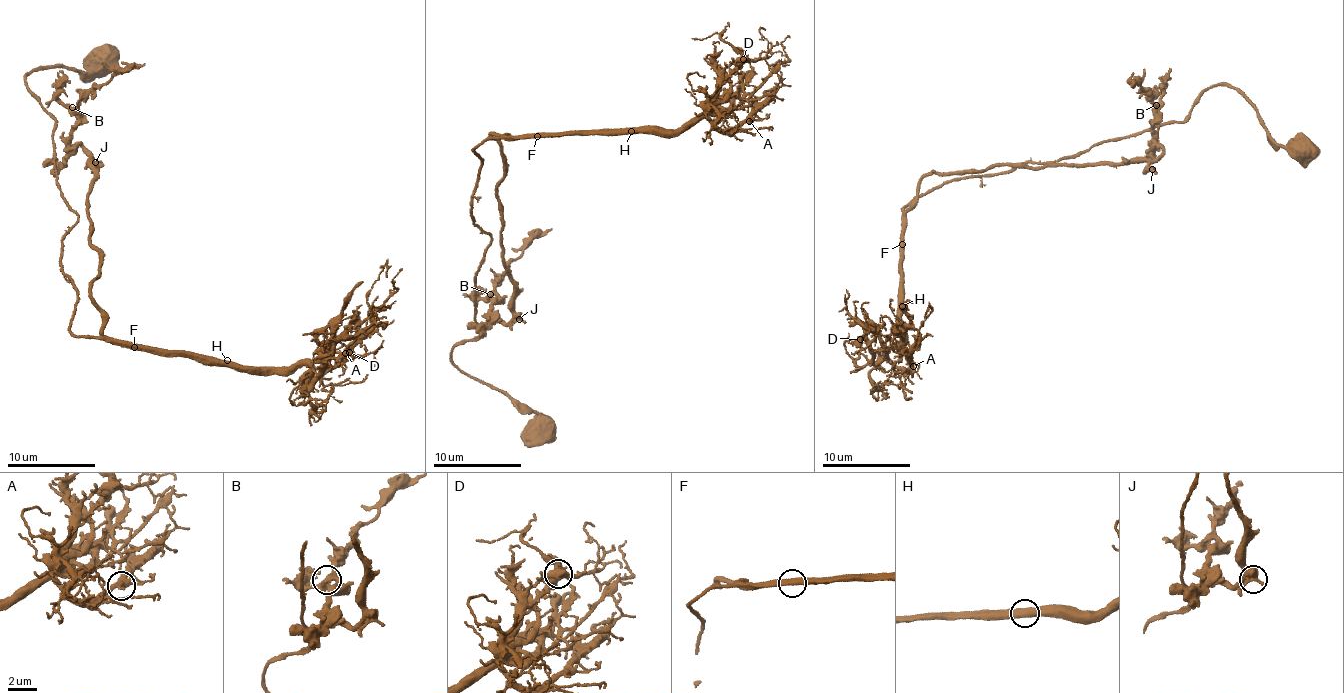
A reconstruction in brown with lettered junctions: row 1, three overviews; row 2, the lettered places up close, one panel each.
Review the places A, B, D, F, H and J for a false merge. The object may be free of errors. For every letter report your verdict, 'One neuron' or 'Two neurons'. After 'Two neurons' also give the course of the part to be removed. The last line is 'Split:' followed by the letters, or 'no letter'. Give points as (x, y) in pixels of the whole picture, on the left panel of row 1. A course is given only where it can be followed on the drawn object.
A: One neuron
B: One neuron
D: One neuron
F: One neuron
H: One neuron
J: One neuron
Split: no letter

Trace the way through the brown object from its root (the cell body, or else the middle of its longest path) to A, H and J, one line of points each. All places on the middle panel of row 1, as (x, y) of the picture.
A: (542, 430), (451, 362), (478, 336), (491, 241), (474, 149), (684, 129), (710, 107), (725, 130), (749, 121)
H: (542, 430), (451, 362), (478, 336), (474, 274), (491, 241), (471, 215), (474, 150), (631, 131)
J: (542, 430), (451, 362), (478, 336), (491, 234), (471, 215), (474, 150), (504, 136), (492, 132), (519, 319)

